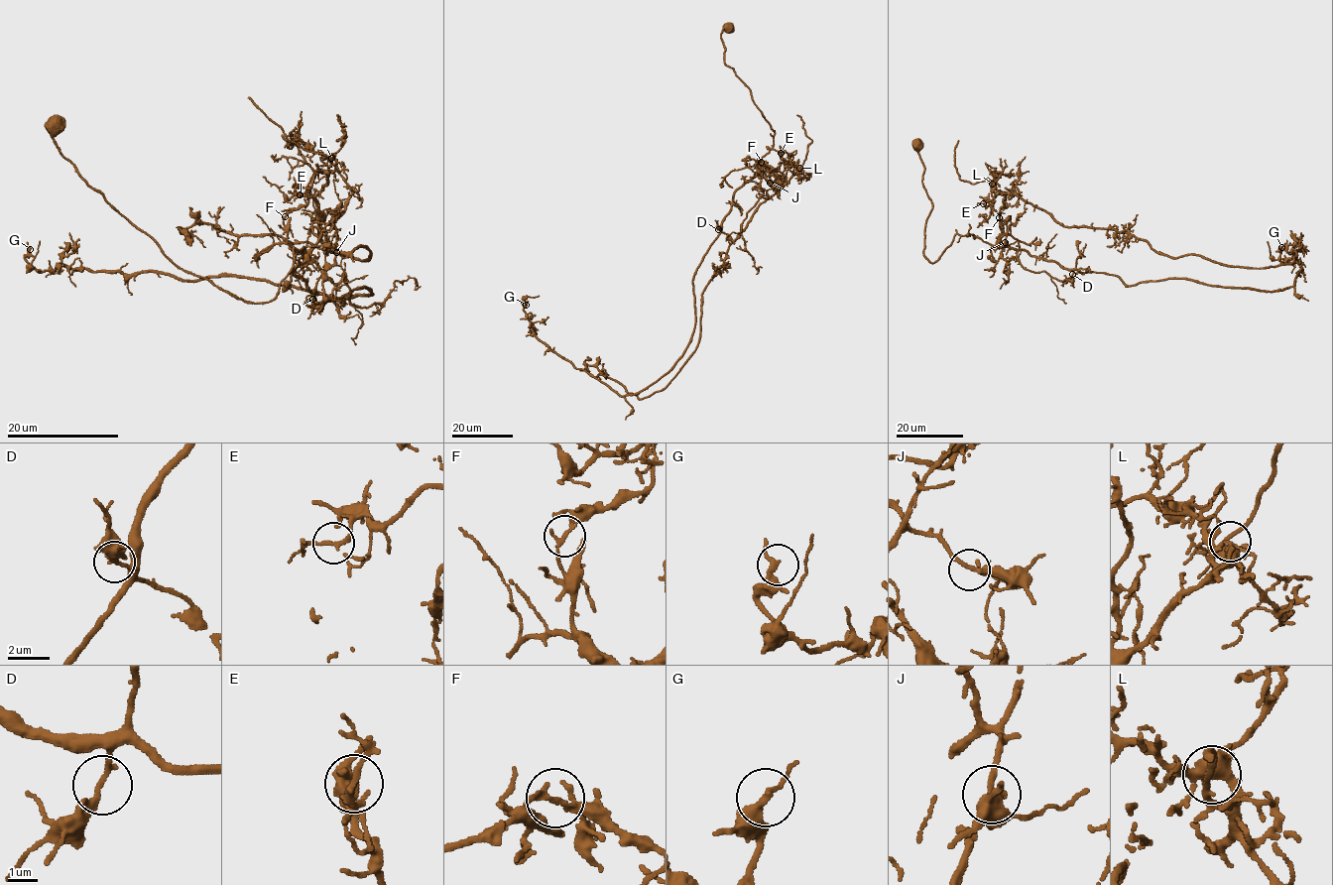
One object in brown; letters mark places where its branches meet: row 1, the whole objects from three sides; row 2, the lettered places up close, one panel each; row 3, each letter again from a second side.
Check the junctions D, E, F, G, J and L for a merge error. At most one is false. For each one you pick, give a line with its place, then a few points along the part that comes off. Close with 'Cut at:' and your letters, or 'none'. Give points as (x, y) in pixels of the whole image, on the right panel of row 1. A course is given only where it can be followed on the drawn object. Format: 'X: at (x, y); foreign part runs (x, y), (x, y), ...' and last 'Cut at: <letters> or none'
F: at (999, 217); foreign part runs (999, 217), (1017, 193), (1064, 226), (1124, 231), (1173, 257), (1265, 268), (1293, 262), (1300, 241), (1290, 253)
Cut at: F

